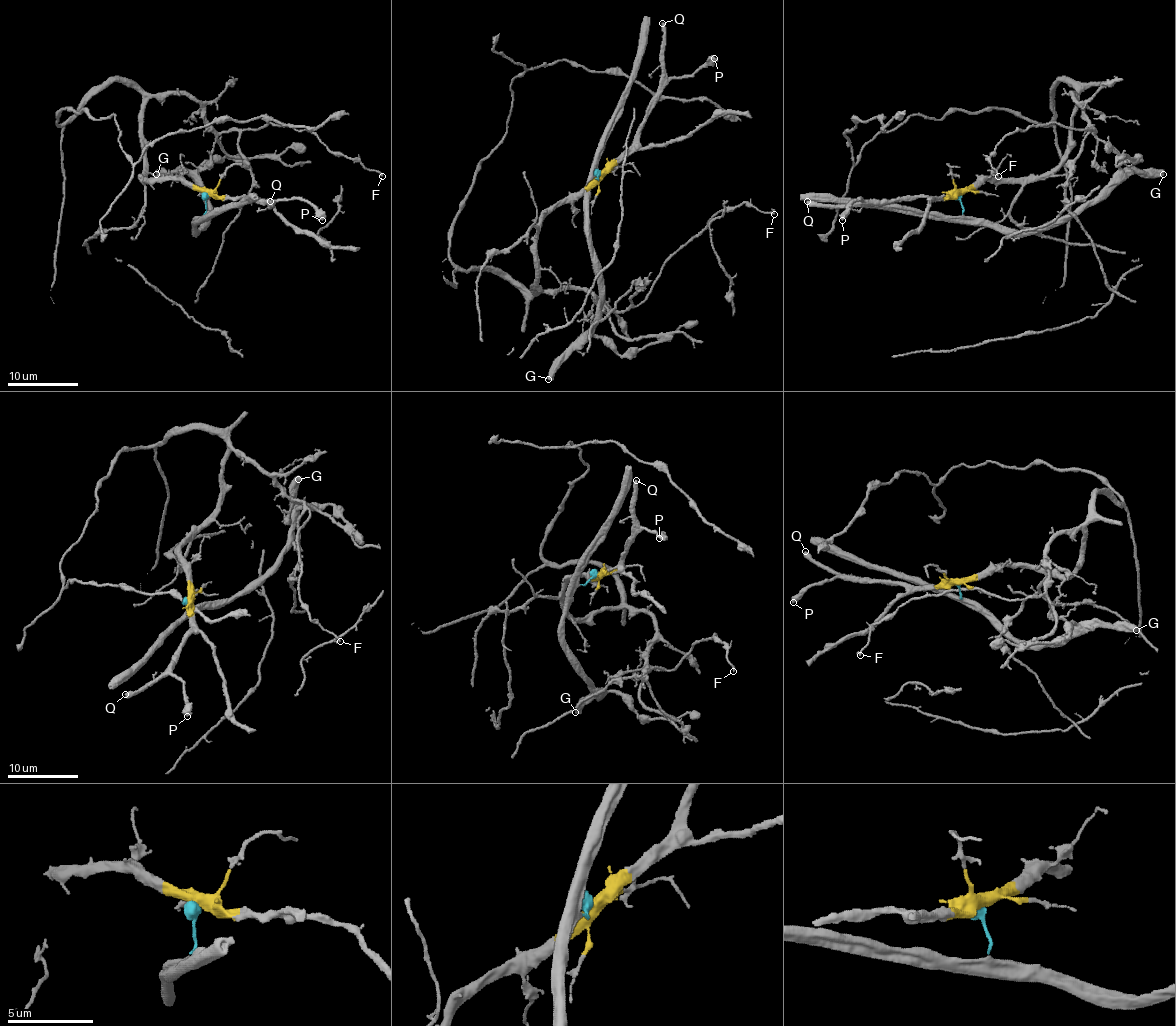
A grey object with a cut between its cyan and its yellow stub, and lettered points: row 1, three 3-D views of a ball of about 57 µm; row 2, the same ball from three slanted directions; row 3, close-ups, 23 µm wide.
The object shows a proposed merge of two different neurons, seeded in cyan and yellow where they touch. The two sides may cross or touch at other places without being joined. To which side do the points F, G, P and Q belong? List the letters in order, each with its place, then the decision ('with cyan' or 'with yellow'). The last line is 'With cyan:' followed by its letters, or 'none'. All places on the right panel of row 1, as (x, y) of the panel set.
F: at (998, 176); with yellow
G: at (1163, 174); with cyan
P: at (842, 220); with yellow
Q: at (807, 201); with yellow
With cyan: G

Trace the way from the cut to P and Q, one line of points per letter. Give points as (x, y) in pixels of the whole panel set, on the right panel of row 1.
P: (958, 194), (886, 201), (856, 199), (841, 220)
Q: (958, 194), (868, 204), (811, 206), (806, 201)

